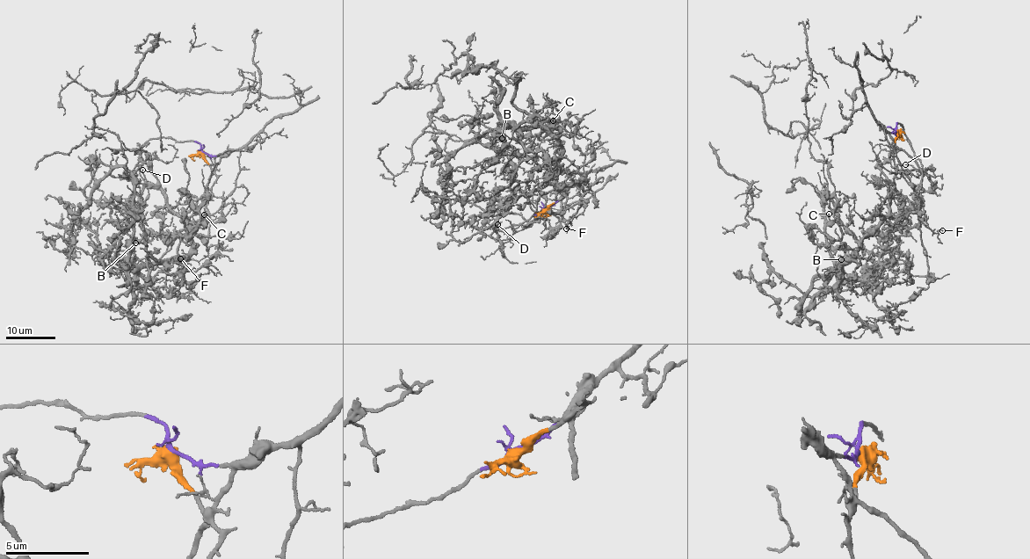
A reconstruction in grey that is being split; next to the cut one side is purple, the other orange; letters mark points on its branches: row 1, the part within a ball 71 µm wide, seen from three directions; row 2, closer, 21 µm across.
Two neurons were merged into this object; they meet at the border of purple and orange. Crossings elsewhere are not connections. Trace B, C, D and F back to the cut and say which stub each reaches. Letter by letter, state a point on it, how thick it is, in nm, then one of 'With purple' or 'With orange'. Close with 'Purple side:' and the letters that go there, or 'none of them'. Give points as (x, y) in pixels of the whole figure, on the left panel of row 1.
B: Place: (135, 243). Thickness 150 nm. With orange
C: Place: (204, 214). Thickness 180 nm. With orange
D: Place: (142, 170). Thickness 110 nm. With purple
F: Place: (180, 258). Thickness 90 nm. With purple
Purple side: D, F

